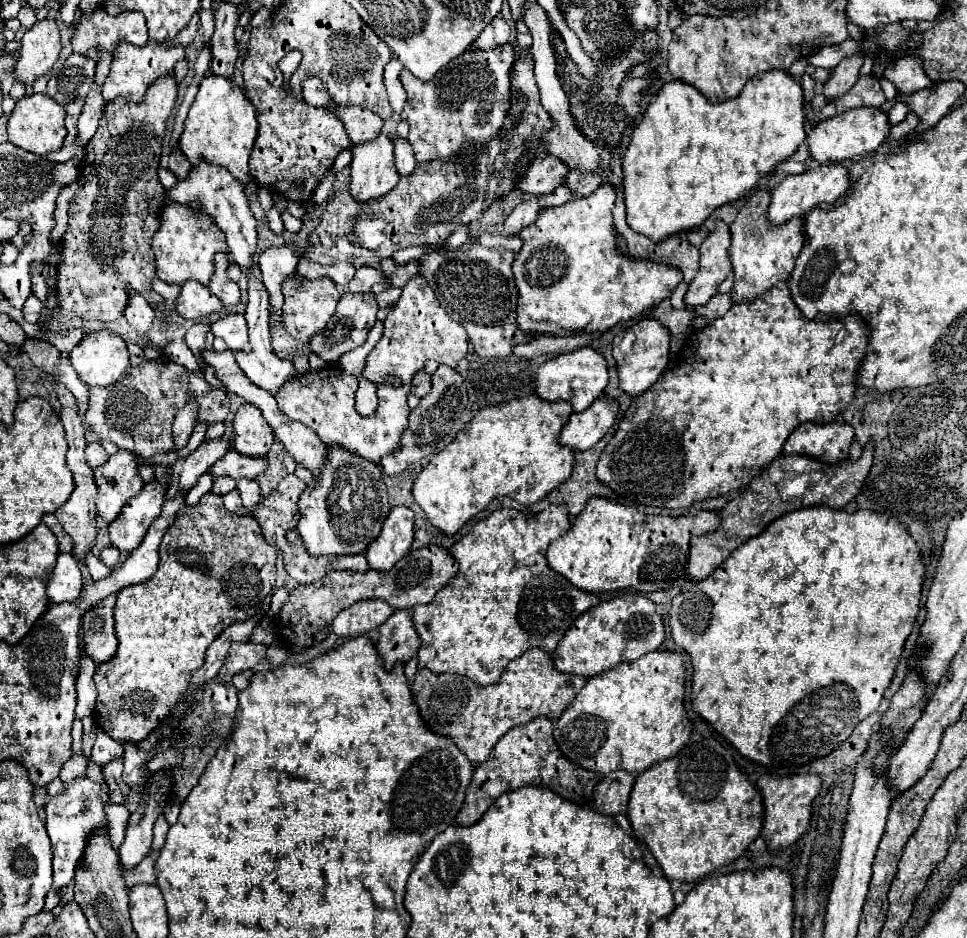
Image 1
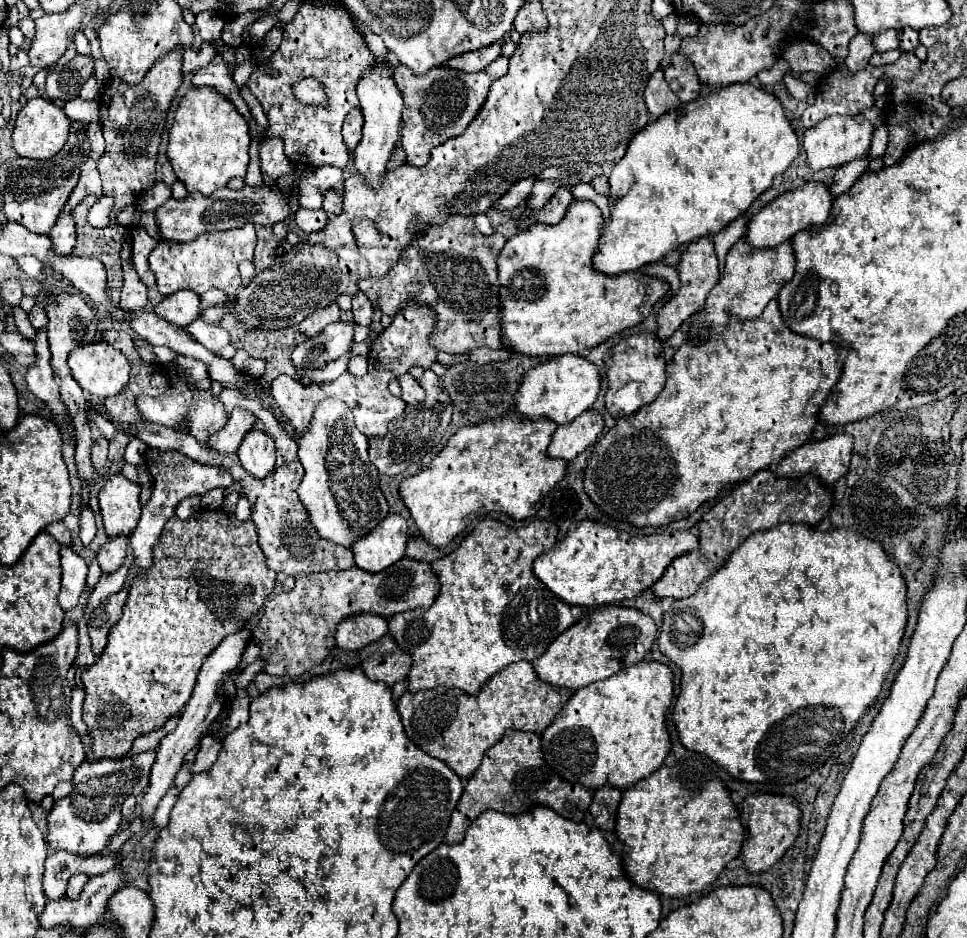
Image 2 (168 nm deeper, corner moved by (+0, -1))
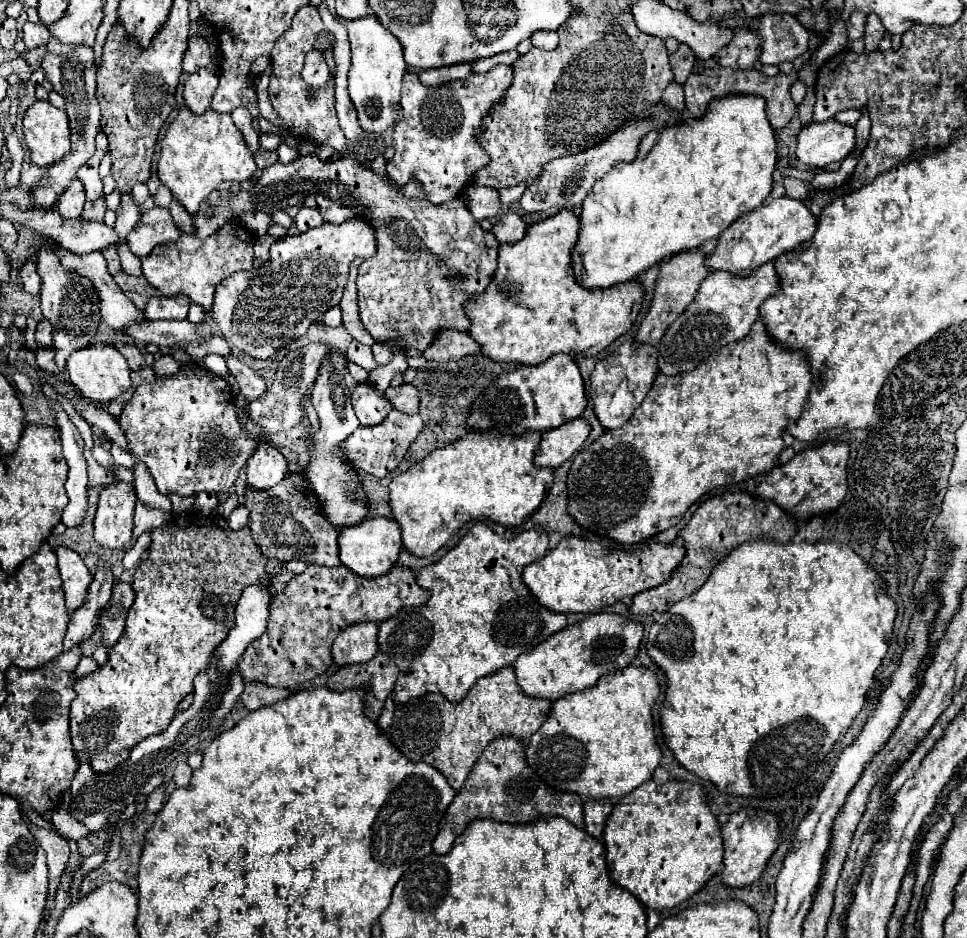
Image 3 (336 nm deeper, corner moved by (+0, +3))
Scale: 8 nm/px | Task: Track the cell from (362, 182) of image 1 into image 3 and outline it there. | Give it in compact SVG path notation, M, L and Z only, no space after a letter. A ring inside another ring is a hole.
M366 14L364 18L344 22L348 28L350 44L352 44L352 66L348 72L348 94L356 106L360 126L368 132L382 134L396 122L396 112L398 112L398 100L400 100L400 88L402 88L402 76L408 70L402 54L402 46L396 40L396 36L386 30L374 14ZM378 100L378 102L370 102ZM368 104L378 106L380 104L380 114L374 118L368 116Z

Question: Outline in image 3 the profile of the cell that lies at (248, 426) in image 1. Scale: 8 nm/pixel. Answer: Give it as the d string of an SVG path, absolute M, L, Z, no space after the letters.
M262 442L246 464L246 486L250 490L268 490L288 474L286 458L268 442Z

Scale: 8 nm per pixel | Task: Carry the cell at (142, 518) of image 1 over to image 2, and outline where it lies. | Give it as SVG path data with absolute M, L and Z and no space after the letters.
M116 536L110 538L108 544L104 544L98 552L98 562L102 566L102 572L114 572L124 564L128 548L128 536Z

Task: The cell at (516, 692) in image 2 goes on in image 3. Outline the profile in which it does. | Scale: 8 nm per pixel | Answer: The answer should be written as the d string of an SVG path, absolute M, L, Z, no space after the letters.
M504 668L480 678L464 700L456 704L448 702L442 694L424 694L408 704L398 704L390 726L390 740L408 760L426 762L442 772L454 790L460 790L490 740L498 736L514 736L520 742L528 742L544 724L550 706L550 700L524 696L516 684L514 670Z

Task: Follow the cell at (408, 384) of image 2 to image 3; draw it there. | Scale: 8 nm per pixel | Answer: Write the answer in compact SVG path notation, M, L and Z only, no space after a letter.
M400 384L398 388L386 388L384 392L386 400L404 414L416 414L418 412L418 390L410 384Z

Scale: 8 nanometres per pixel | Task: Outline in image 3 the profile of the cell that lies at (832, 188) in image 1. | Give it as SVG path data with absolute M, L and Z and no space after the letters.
M788 196L770 200L768 204L756 208L754 212L748 212L738 220L734 220L728 226L728 230L724 230L718 236L718 244L714 252L706 254L706 268L710 272L724 270L736 276L748 276L762 264L772 262L784 252L790 252L800 244L808 242L814 236L814 232L816 232L816 218L800 200Z

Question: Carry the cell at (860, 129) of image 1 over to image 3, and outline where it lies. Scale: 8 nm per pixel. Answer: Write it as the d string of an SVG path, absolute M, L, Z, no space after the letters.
M836 120L814 122L800 130L796 158L802 164L824 168L832 162L844 160L854 150L854 128Z

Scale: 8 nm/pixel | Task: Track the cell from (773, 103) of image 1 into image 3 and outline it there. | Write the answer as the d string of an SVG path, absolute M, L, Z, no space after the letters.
M724 96L714 100L700 120L650 132L640 144L638 158L634 162L620 162L594 184L582 202L580 232L572 250L576 282L588 290L610 288L634 280L640 272L678 252L694 250L702 242L718 238L732 220L762 206L772 190L776 162L776 138L760 96Z

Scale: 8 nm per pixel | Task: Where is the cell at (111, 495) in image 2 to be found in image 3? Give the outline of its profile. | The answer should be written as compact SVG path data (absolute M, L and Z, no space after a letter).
M118 482L100 492L94 518L94 540L108 550L124 550L132 544L136 492L132 484Z

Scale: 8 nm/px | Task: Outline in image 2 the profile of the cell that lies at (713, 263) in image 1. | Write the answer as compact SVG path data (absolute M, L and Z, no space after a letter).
M704 236L704 238L698 238L694 242L688 244L686 252L682 252L682 258L680 258L680 264L678 264L678 274L680 274L680 292L660 310L658 314L658 338L660 340L666 340L668 336L672 336L680 324L692 316L694 312L702 310L704 308L704 300L708 296L708 292L716 286L716 280L720 278L720 272L718 272L718 258L716 258L716 252L714 252L714 242L712 238Z

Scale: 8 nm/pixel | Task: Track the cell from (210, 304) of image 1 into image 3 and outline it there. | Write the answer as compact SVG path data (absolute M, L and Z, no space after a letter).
M154 296L144 306L146 320L184 320L190 308L190 300L186 296Z

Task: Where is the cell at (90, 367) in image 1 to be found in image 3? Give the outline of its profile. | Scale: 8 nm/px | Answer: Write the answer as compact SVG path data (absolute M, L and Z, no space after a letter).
M104 342L92 344L88 348L82 348L70 354L70 358L66 360L66 370L70 374L72 384L80 390L80 394L92 402L108 404L110 400L118 398L122 392L130 388L130 368L126 358L114 346Z

